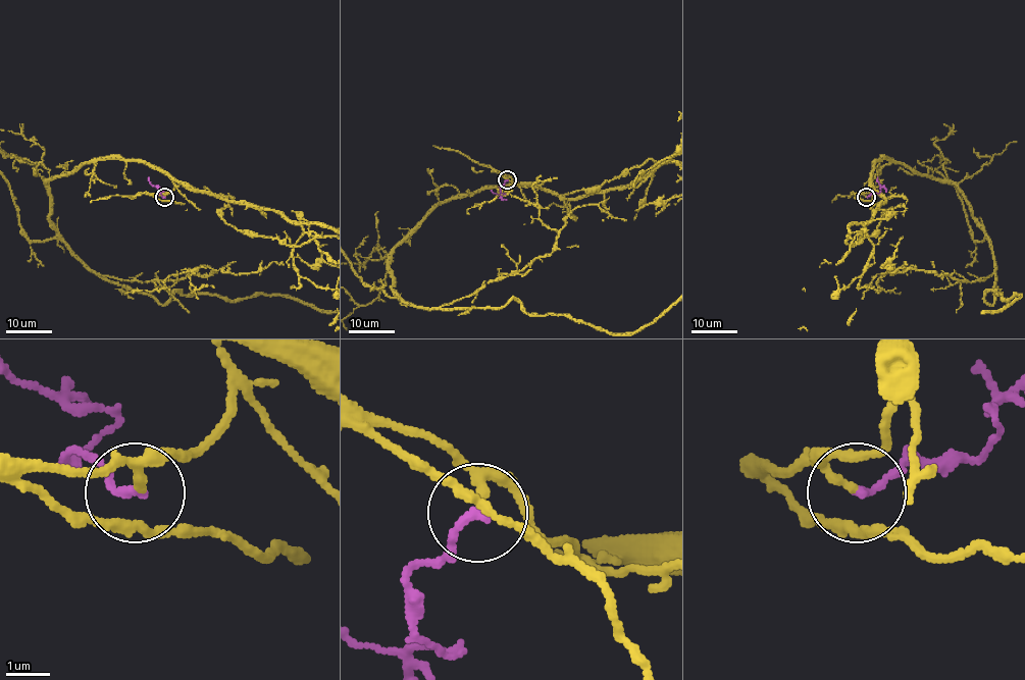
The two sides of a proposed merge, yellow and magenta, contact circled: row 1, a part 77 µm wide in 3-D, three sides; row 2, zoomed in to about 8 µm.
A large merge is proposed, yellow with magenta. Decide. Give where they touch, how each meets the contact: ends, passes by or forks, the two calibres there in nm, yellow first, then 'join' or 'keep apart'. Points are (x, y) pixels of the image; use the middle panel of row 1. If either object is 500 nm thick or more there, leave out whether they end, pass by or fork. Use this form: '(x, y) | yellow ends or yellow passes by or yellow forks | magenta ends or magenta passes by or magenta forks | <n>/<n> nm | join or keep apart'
(507, 179) | yellow passes by | magenta ends | 120/200 nm | join

